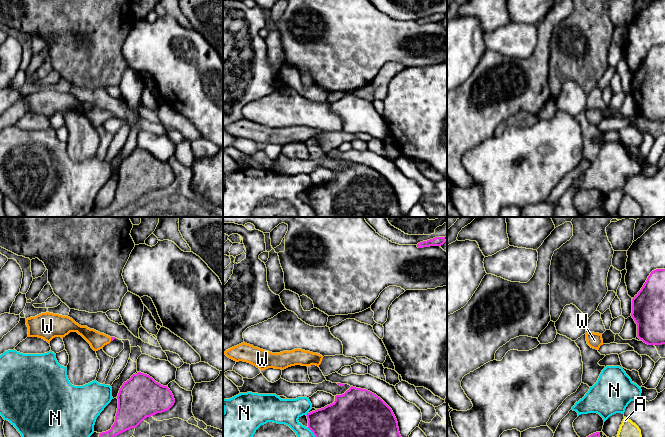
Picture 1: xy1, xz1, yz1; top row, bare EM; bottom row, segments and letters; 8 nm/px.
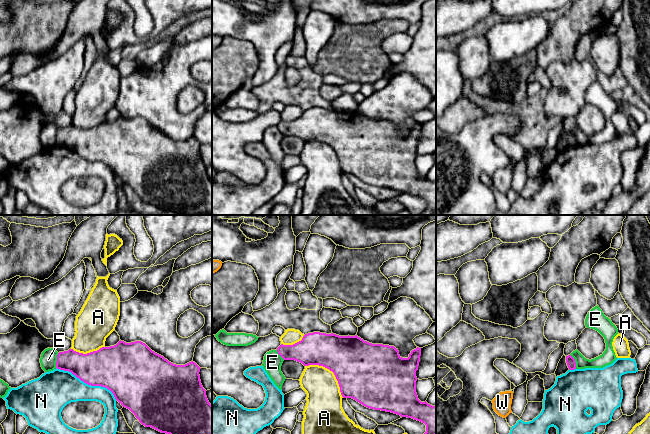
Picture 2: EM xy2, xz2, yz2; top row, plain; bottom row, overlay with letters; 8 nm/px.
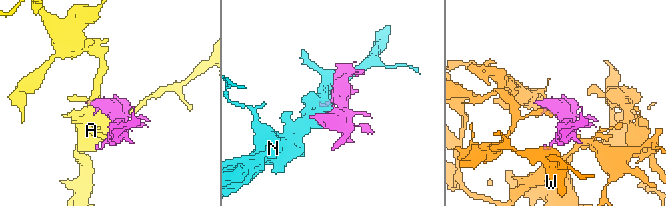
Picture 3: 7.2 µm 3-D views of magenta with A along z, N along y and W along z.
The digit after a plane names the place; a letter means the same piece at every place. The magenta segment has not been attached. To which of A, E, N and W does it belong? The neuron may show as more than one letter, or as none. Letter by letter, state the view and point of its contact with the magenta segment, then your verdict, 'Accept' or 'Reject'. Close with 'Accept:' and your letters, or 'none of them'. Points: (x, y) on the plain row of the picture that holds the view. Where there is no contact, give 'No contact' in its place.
A: Touches magenta at xz2 (331, 146). Reject
E: Touches magenta at xy2 (57, 136). Reject
N: Touches magenta at xy2 (87, 159). Reject
W: Touches magenta at xy1 (111, 115). Accept
Accept: W

